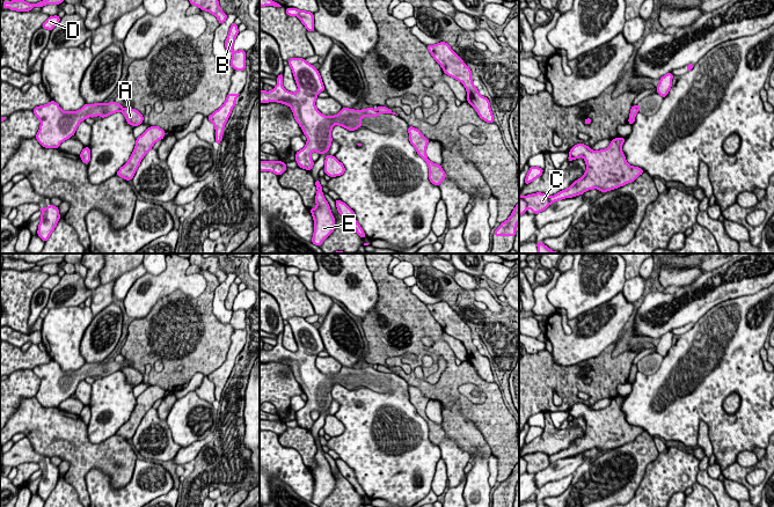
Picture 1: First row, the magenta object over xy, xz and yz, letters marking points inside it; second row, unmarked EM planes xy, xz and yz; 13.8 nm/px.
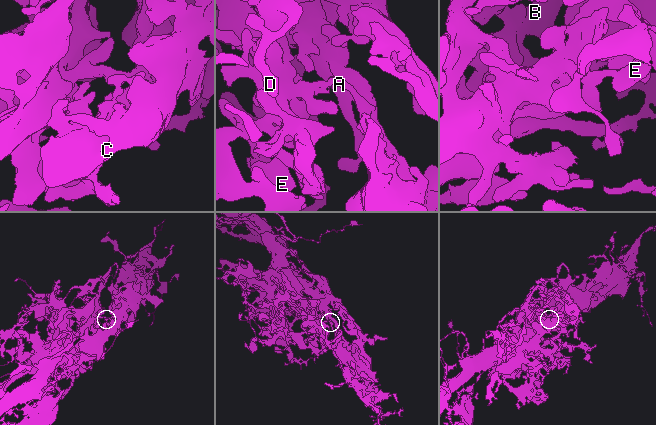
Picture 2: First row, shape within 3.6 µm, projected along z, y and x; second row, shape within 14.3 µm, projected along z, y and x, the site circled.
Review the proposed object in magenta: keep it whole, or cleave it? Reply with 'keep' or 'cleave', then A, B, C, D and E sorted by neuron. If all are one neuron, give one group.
cleave; groups A B C / D E

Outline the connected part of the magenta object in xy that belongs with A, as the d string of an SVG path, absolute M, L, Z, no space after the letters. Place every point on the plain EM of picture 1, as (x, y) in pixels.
M125 367L121 372L125 375L126 382L133 387L140 384L144 380L144 375L136 368Z

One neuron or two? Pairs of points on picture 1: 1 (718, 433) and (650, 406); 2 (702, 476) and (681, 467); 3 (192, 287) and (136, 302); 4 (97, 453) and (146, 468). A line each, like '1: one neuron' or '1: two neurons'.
1: one neuron
2: two neurons
3: one neuron
4: two neurons

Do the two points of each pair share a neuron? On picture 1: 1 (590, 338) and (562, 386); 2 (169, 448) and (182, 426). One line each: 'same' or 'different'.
1: different
2: different

